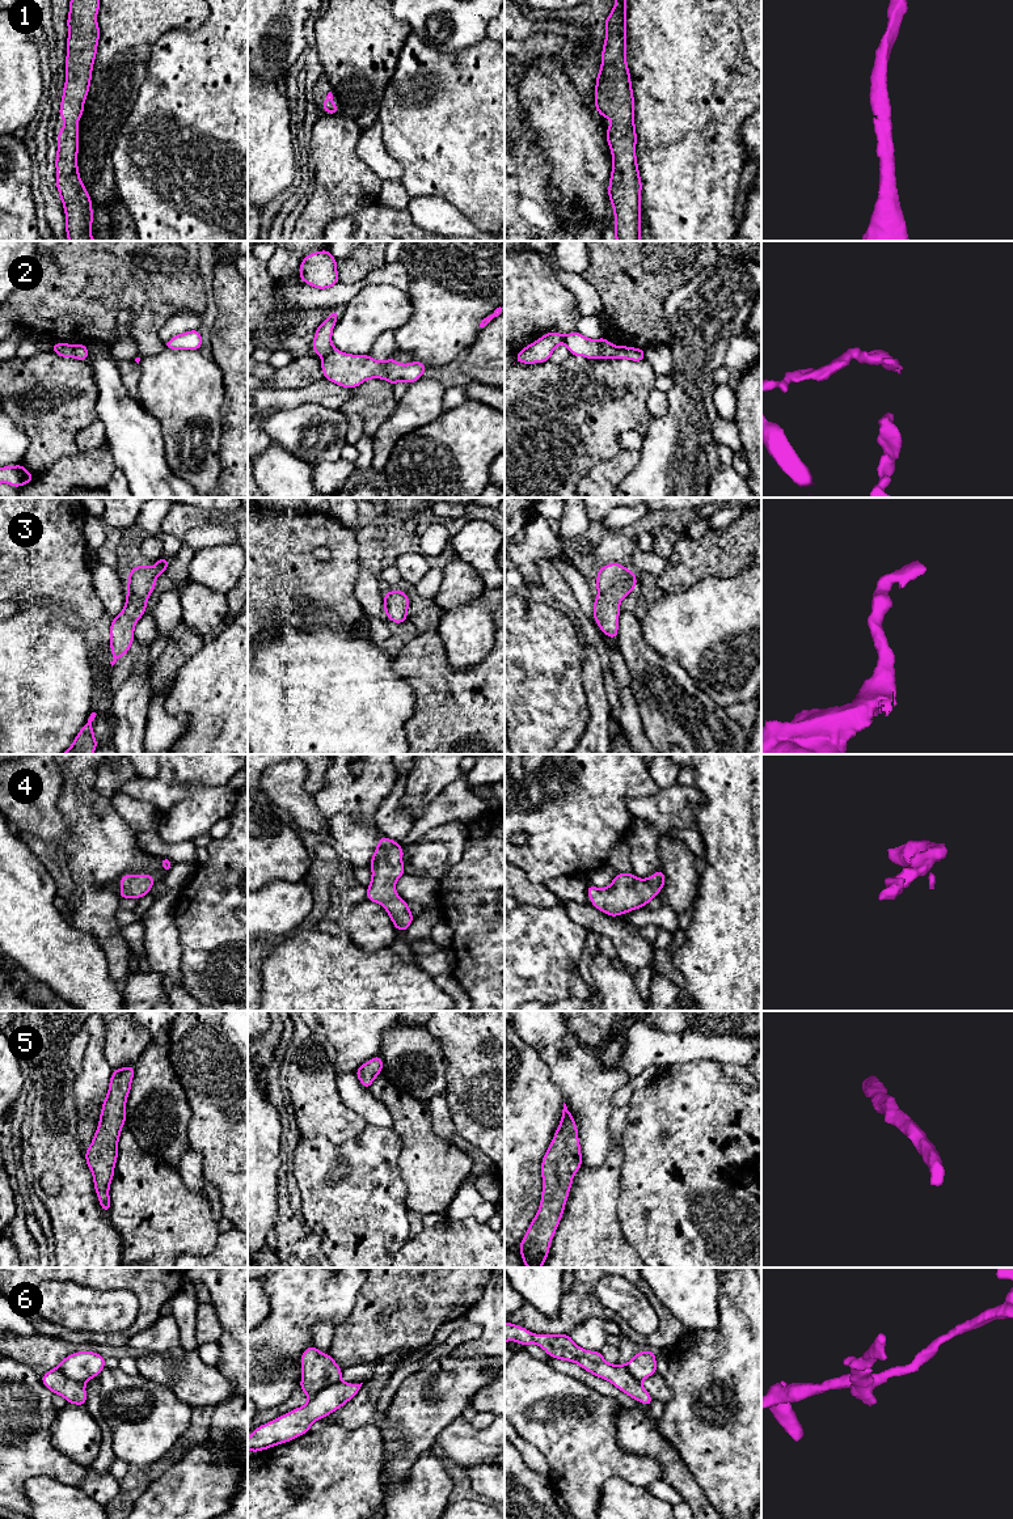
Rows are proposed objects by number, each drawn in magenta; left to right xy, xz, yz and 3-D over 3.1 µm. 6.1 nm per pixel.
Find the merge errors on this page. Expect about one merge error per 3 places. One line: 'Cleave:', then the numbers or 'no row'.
Cleave: 2, 6

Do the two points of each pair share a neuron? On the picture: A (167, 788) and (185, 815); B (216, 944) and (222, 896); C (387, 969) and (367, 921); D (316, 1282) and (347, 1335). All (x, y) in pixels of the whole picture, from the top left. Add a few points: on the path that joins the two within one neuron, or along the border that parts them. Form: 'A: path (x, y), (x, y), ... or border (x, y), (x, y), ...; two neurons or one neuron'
A: border (203, 786), (194, 787), (163, 815); two neurons
B: path (222, 933), (222, 908); one neuron
C: border (349, 940), (366, 950), (388, 948); two neurons
D: border (357, 1297), (351, 1311), (336, 1327); two neurons

